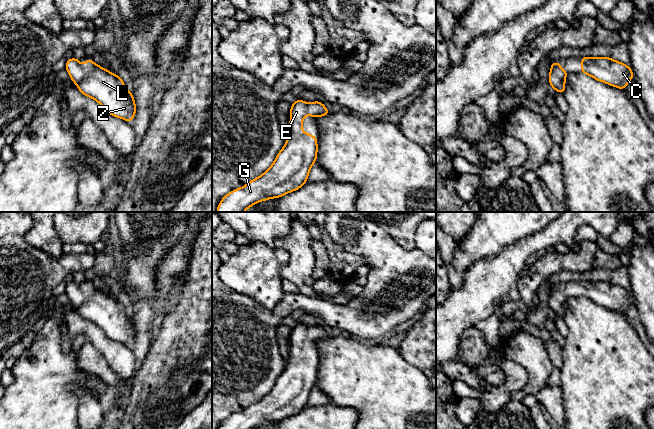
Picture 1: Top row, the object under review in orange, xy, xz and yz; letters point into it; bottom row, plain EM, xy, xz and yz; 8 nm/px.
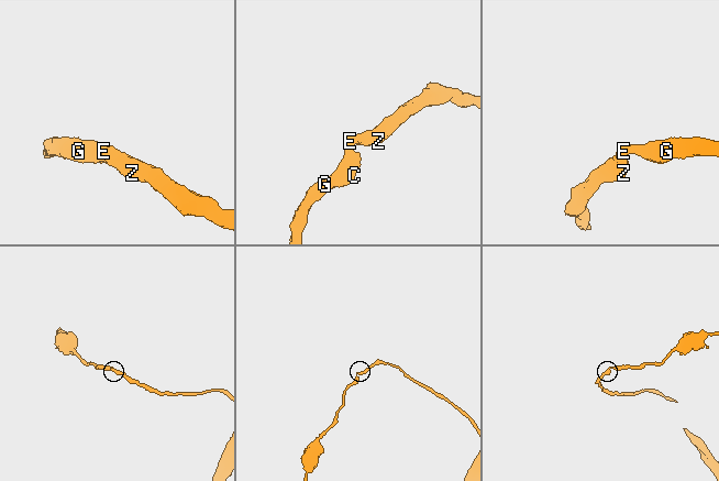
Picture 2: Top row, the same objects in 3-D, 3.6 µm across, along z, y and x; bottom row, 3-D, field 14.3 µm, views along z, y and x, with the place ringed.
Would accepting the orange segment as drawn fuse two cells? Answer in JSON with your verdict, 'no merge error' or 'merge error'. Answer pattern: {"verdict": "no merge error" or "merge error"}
{"verdict": "no merge error"}

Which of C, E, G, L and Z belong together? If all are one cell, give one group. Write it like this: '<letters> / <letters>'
C E G L Z

